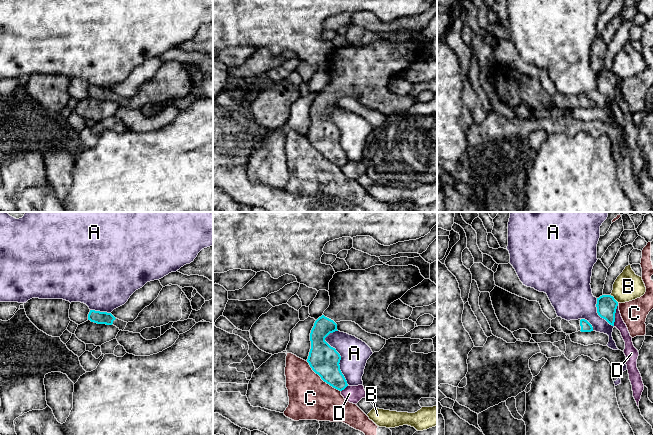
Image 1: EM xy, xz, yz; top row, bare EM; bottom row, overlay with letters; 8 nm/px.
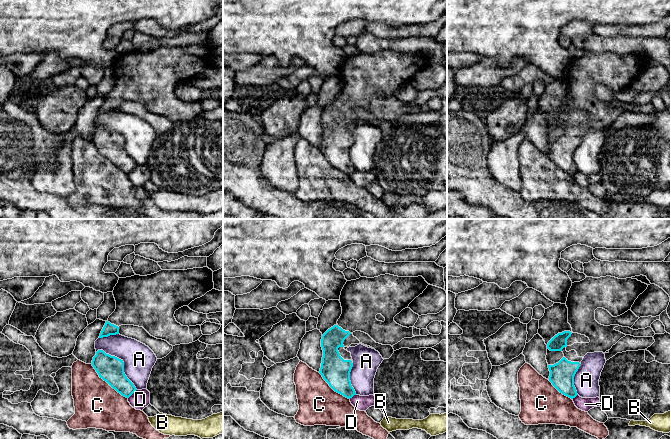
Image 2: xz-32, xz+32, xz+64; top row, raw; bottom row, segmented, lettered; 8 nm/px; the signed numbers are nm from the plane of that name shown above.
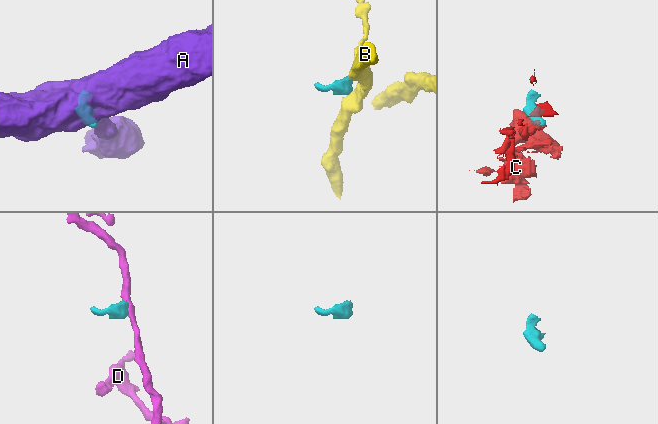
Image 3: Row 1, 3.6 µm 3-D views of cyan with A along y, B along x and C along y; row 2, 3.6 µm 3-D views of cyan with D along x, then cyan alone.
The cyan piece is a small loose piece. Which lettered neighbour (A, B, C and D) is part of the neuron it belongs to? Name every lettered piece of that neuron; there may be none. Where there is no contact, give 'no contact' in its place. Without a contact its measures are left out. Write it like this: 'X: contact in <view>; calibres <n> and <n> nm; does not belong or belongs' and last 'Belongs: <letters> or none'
A: contact in xz; calibres 240 and 220 nm; does not belong
B: contact in yz; calibres 160 and 240 nm; does not belong
C: contact in xz; calibres 240 and 360 nm; does not belong
D: contact in yz; calibres 160 and 80 nm; does not belong
Belongs: none

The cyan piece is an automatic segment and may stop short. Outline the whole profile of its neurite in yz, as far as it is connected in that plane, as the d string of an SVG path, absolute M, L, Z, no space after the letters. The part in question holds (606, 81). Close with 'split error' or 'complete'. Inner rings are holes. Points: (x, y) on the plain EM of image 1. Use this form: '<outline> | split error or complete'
M602 71L597 74L596 83L598 91L612 102L614 102L617 82L618 78L611 71Z | complete

